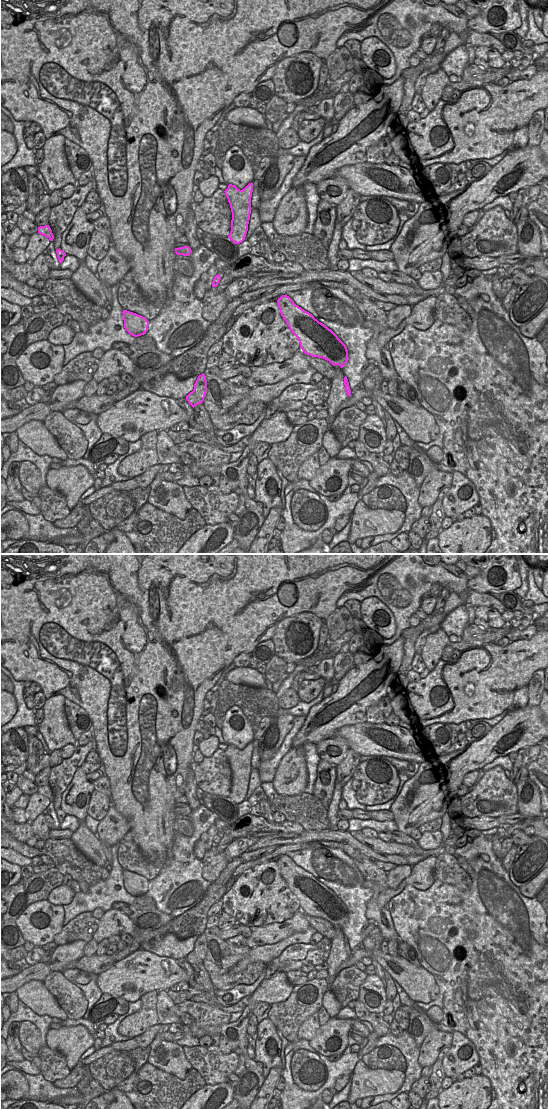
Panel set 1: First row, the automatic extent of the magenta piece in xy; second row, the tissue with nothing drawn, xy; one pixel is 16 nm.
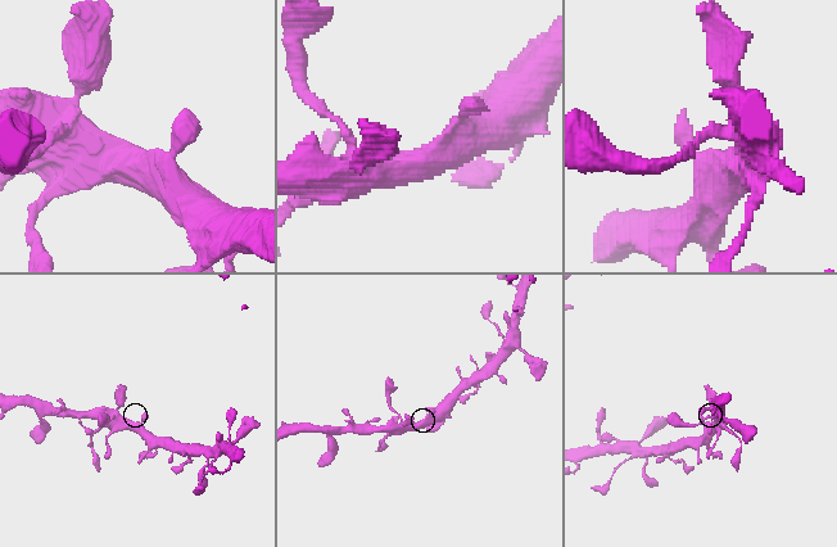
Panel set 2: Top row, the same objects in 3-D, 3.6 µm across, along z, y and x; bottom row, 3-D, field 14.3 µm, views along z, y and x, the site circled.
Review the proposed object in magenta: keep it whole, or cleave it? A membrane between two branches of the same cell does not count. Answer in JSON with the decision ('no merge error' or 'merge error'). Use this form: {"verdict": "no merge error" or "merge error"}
{"verdict": "no merge error"}

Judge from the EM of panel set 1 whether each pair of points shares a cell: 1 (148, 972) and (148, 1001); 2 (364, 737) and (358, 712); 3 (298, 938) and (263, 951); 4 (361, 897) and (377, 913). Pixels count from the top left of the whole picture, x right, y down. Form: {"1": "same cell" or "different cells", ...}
{"1": "different cells", "2": "different cells", "3": "same cell", "4": "different cells"}

